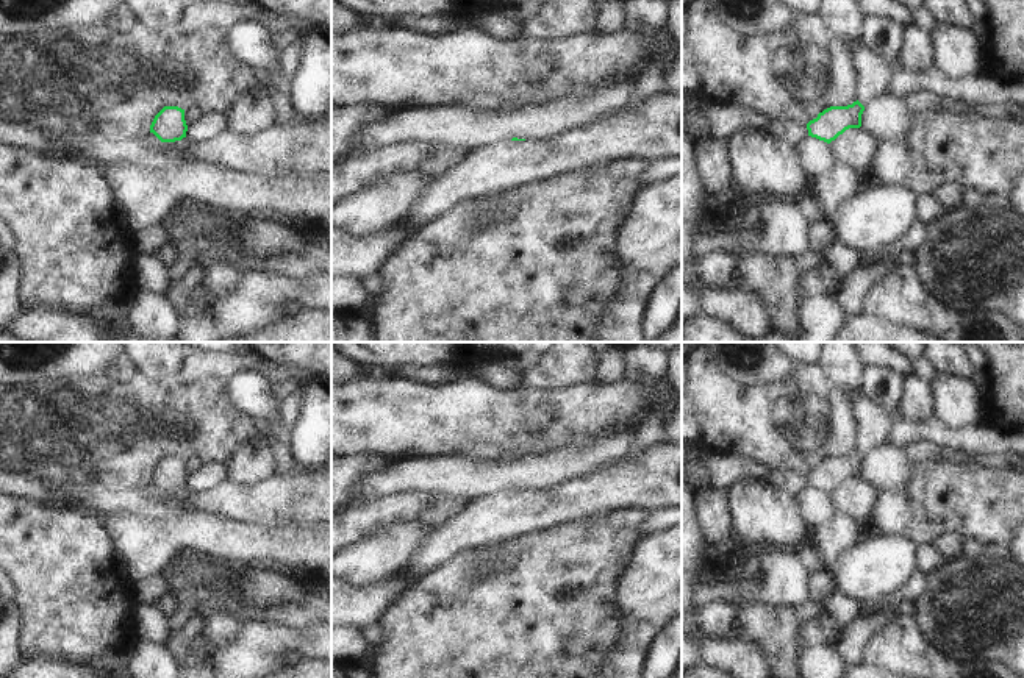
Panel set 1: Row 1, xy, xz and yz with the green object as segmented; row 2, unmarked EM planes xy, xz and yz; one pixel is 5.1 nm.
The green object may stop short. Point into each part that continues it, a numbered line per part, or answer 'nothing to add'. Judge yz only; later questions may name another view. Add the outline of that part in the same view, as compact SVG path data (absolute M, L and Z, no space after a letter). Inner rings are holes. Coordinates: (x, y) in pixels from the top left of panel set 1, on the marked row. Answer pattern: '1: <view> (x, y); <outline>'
1: yz (874, 74); M855 45L855 70L858 83L858 102L866 106L883 95L894 78L896 67L863 45Z

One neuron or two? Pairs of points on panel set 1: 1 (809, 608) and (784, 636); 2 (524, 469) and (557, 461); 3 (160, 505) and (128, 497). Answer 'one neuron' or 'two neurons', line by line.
1: two neurons
2: one neuron
3: one neuron

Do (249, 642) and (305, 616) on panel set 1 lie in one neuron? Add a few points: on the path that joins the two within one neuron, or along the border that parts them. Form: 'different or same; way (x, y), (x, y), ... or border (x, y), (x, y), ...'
different; border (247, 620), (269, 620), (294, 628), (315, 624)

